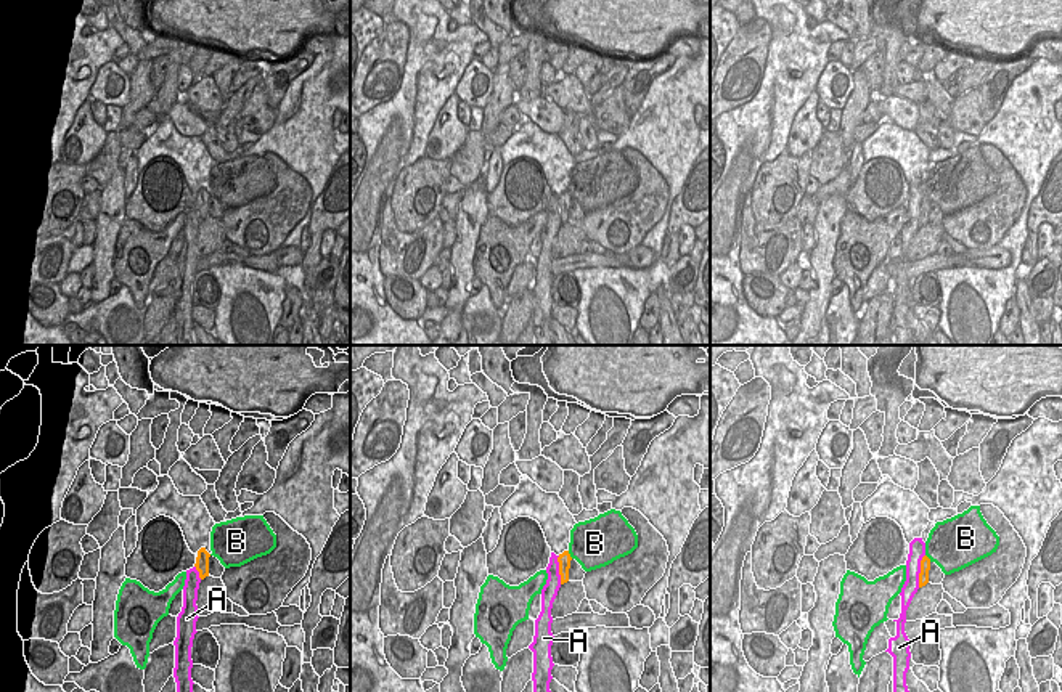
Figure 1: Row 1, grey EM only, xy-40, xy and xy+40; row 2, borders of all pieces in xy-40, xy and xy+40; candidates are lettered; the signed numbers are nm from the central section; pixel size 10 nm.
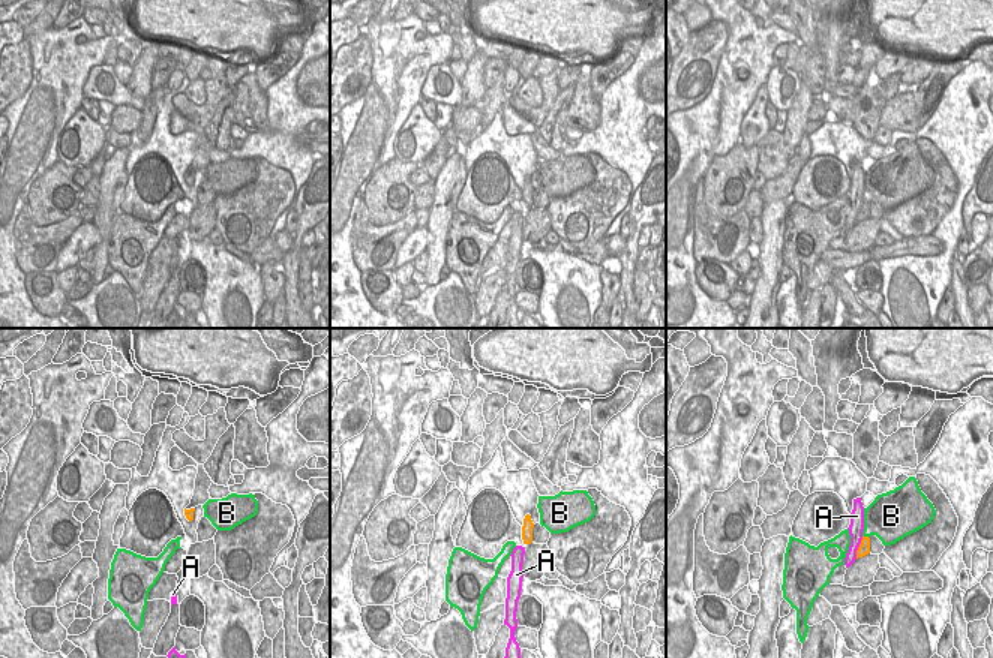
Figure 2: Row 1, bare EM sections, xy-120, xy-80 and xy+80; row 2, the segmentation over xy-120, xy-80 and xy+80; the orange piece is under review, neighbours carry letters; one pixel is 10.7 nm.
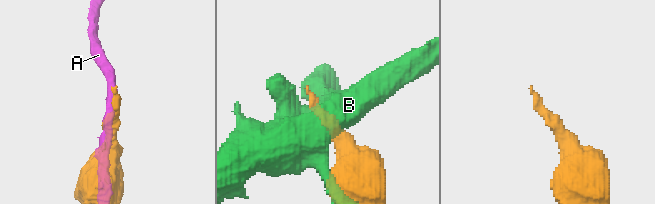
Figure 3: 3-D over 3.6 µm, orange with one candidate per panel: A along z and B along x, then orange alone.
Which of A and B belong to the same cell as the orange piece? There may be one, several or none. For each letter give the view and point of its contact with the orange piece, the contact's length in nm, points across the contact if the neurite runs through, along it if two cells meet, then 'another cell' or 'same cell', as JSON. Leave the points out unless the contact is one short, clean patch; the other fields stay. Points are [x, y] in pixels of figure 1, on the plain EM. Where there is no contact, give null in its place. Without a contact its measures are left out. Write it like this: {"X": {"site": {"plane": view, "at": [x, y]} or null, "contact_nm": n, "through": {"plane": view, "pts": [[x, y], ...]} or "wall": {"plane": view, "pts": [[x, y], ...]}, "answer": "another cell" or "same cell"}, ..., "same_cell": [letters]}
{"A": {"site": {"plane": "xy+40", "at": [921, 211]}, "contact_nm": 340, "wall": {"plane": "xy+40", "pts": [[924, 195], [919, 204], [918, 227]]}, "answer": "another cell"}, "B": {"site": {"plane": "xy", "at": [569, 195]}, "contact_nm": 100, "answer": "another cell"}, "same_cell": []}

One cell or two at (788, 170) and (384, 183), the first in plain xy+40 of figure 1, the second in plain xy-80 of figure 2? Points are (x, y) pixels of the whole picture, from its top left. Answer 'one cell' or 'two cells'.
one cell

